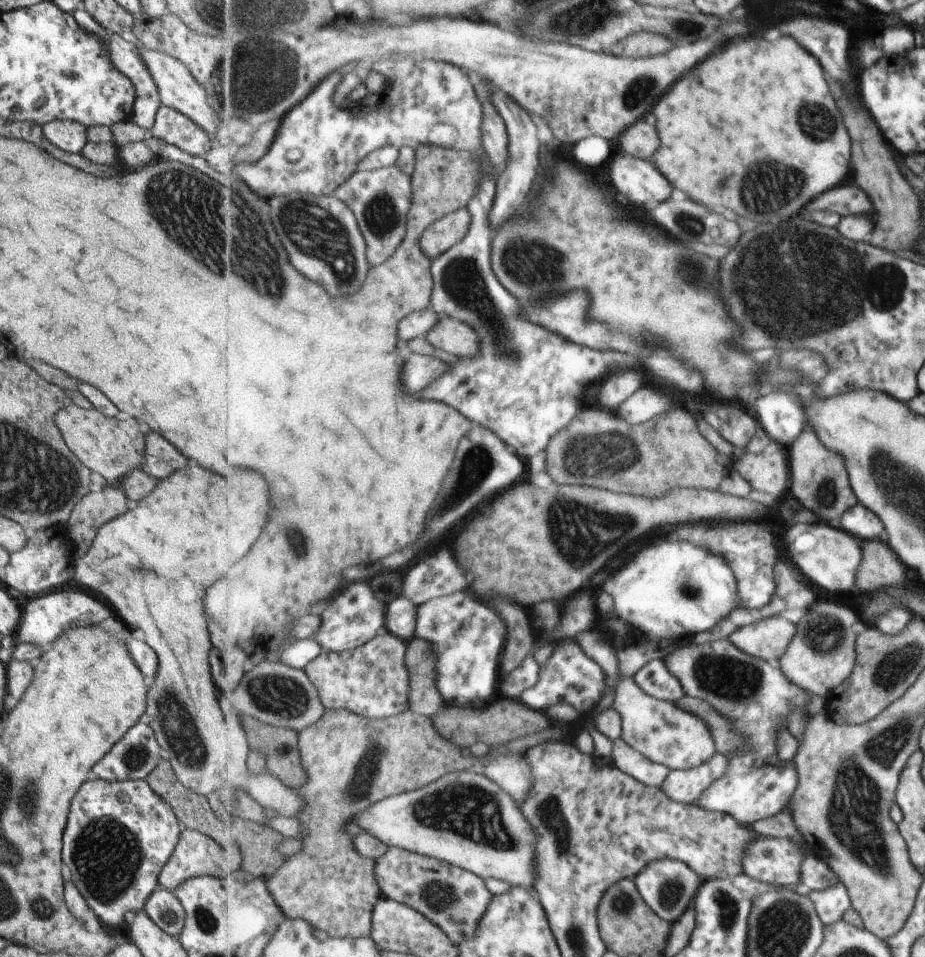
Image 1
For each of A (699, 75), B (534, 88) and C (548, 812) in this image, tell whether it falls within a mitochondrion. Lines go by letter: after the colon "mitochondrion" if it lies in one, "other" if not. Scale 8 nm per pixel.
A: other
B: other
C: mitochondrion

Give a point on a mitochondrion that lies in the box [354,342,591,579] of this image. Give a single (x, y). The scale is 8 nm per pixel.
(477, 461)

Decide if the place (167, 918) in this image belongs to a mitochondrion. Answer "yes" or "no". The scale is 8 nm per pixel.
yes

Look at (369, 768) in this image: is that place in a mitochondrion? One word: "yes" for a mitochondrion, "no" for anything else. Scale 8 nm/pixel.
yes

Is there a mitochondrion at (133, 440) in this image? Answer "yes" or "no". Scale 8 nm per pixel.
no

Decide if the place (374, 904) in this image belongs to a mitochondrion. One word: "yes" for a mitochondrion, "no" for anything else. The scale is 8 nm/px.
no

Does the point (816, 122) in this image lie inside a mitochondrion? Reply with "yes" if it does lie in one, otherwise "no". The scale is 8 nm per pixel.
yes

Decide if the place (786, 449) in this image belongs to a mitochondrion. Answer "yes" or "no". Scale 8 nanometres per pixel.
no

